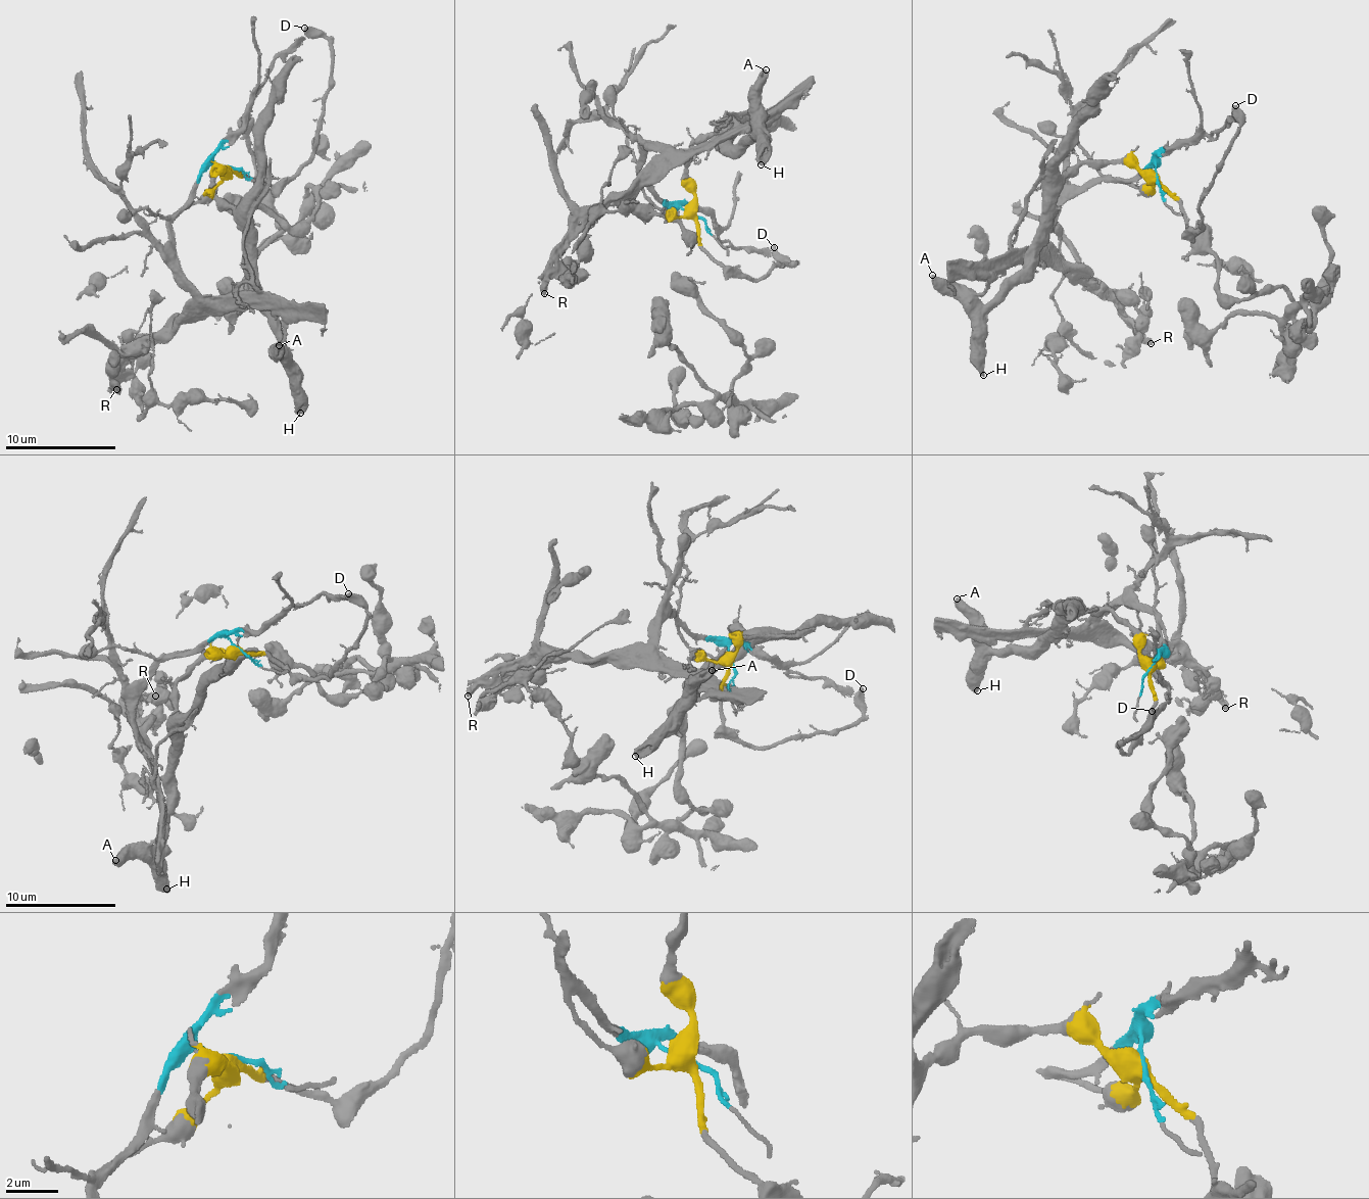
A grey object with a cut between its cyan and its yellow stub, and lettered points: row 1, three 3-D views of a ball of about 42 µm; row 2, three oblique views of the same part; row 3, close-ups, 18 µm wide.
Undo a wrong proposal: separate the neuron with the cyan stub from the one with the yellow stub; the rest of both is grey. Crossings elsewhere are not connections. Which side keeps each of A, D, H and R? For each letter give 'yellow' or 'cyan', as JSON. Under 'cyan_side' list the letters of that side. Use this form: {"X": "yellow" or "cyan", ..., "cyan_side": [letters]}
{"A": "yellow", "D": "yellow", "H": "yellow", "R": "cyan", "cyan_side": ["R"]}

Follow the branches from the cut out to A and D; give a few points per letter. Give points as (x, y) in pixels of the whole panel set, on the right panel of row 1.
A: (1155, 173), (1097, 162), (1073, 168), (1046, 204), (1031, 259), (984, 305), (971, 292), (955, 291), (931, 275)
D: (1155, 173), (1175, 194), (1189, 232), (1201, 227), (1201, 192), (1238, 130), (1241, 116), (1234, 104)

